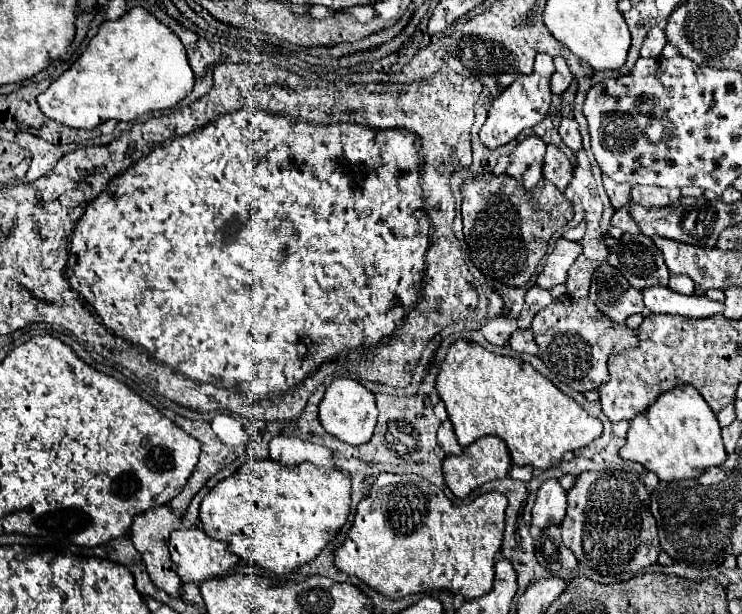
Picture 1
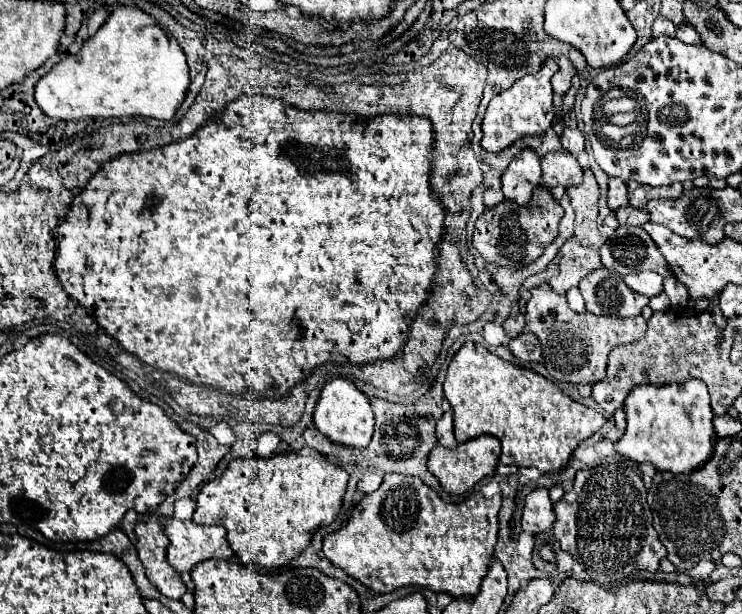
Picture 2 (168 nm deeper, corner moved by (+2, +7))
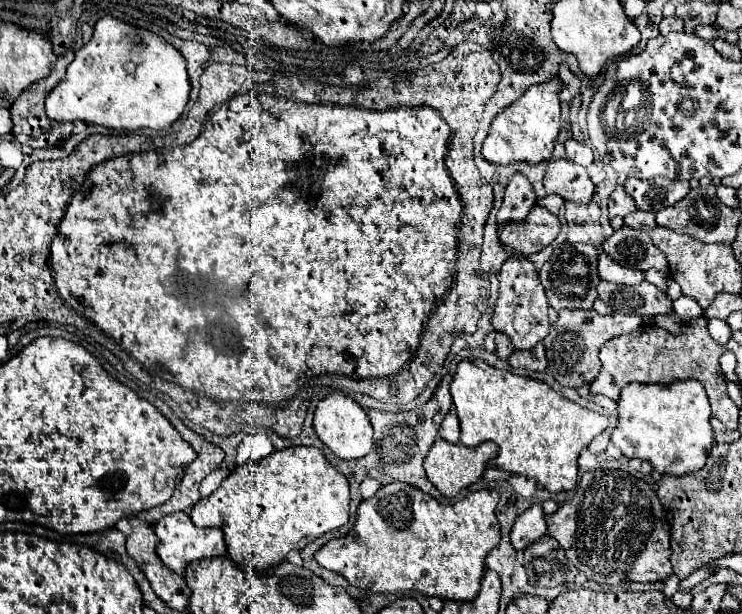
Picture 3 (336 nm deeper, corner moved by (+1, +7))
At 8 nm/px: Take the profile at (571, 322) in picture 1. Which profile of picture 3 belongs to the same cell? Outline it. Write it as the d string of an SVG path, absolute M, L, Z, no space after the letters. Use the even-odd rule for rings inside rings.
M563 309L559 311L559 319L555 325L551 325L549 335L545 337L545 347L547 347L547 359L549 359L549 373L555 377L557 383L565 387L581 387L583 383L593 381L599 371L601 371L601 361L599 361L599 347L609 341L611 337L631 333L633 329L641 327L641 317L639 315L625 315L625 313L615 313L615 315L599 315L597 311L569 311Z

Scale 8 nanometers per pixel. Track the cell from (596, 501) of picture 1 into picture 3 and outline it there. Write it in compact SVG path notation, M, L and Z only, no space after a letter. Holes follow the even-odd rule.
M599 469L599 471L587 471L581 477L581 483L577 487L577 493L561 505L555 513L545 517L547 531L553 539L559 541L563 547L567 559L591 581L597 581L601 585L619 585L629 581L639 583L655 583L665 581L673 575L671 569L671 535L669 525L665 523L665 509L655 495L655 491L639 477L629 475L625 471L611 471L611 469Z

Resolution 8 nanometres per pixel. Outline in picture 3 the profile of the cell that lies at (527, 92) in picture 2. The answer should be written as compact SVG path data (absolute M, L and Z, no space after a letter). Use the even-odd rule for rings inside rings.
M555 77L547 83L533 85L529 93L525 93L519 101L515 101L509 109L497 115L491 123L491 131L483 143L483 157L489 163L511 165L519 161L541 163L549 161L553 155L555 139L561 131L561 109L559 109L559 91L561 81Z

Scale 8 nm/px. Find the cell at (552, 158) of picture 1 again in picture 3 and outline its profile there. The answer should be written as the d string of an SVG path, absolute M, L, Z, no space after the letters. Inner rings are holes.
M569 159L551 161L547 165L543 185L547 193L555 193L565 201L575 203L589 203L595 191L595 185L591 183L585 167L575 165Z

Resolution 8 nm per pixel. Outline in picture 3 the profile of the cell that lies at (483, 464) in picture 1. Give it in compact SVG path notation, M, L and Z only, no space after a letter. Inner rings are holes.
M437 439L427 453L423 467L425 467L427 479L439 489L439 493L443 497L455 497L461 489L465 489L465 487L469 487L469 485L473 485L475 481L481 479L487 461L493 459L495 455L497 455L497 445L491 443L491 441L485 441L479 447L469 449L469 447L463 447L463 445L453 445L445 439Z

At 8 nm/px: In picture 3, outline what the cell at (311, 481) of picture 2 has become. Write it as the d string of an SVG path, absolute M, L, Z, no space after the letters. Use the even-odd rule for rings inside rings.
M287 447L261 461L235 467L209 497L199 499L193 505L189 517L197 527L219 527L225 533L227 555L241 569L261 573L283 563L289 551L303 549L313 539L345 525L349 521L349 501L351 495L347 479L317 447Z

